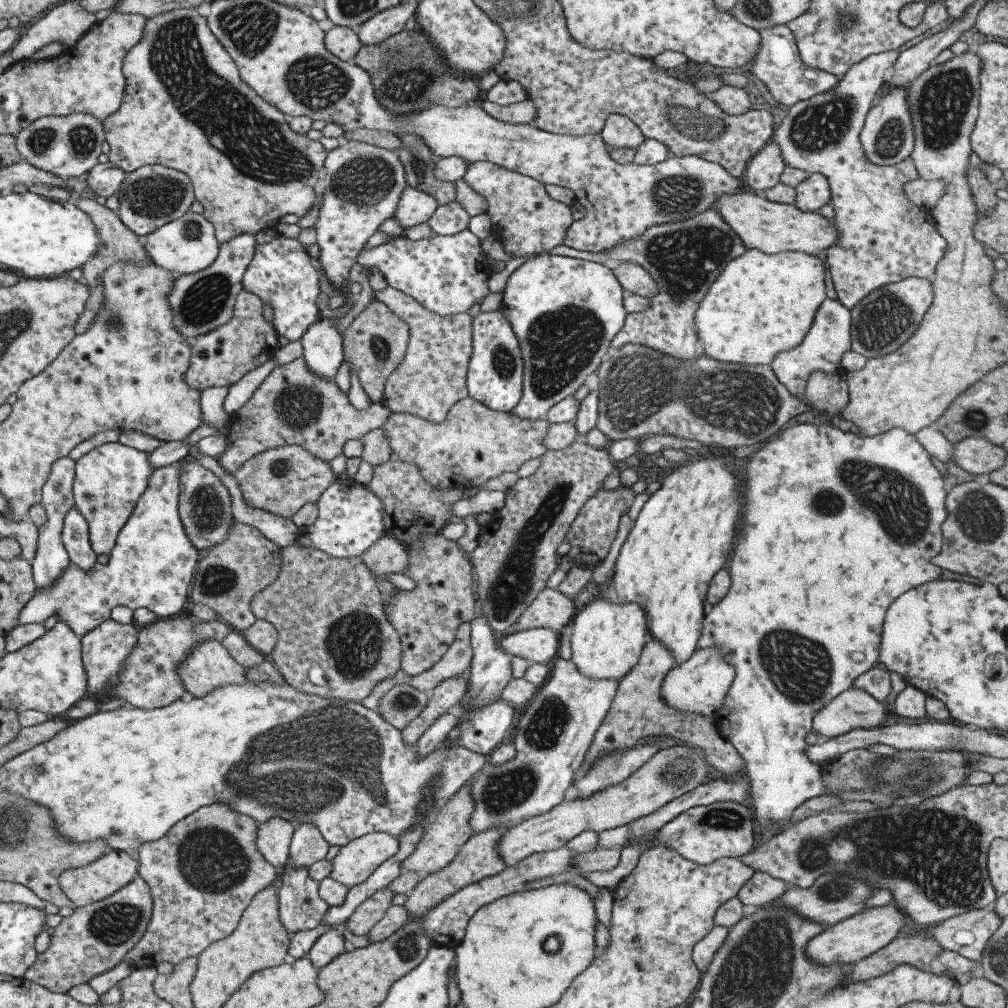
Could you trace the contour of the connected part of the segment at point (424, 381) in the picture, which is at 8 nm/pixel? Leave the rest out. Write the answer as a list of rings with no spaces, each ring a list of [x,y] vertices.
[[[385,286],[385,288],[375,292],[374,298],[387,306],[394,315],[397,315],[408,326],[408,345],[403,360],[387,377],[381,403],[391,413],[409,413],[420,416],[432,423],[443,422],[451,406],[468,396],[466,366],[472,351],[472,318],[466,312],[444,317],[434,315],[411,297],[390,286]]]

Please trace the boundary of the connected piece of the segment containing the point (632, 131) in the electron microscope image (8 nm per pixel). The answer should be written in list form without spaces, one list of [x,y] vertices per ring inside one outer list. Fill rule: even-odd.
[[[615,113],[606,116],[599,133],[608,150],[621,147],[635,149],[645,139],[629,118]]]

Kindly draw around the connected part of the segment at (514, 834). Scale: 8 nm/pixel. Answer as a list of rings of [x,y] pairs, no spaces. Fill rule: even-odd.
[[[682,745],[657,750],[637,770],[617,784],[606,786],[588,797],[561,801],[547,812],[513,824],[499,839],[500,857],[507,867],[513,866],[530,854],[565,848],[567,842],[582,832],[599,834],[647,816],[705,781],[705,762],[701,749],[697,747]]]

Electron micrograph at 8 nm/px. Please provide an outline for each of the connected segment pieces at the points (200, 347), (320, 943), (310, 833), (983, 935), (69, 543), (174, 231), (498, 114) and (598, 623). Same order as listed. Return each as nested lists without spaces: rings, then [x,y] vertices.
[[[241,289],[236,296],[231,318],[211,332],[199,335],[190,345],[189,364],[184,381],[201,392],[213,387],[234,385],[247,371],[263,364],[278,349],[277,333],[262,314],[262,302],[253,293]]]
[[[331,927],[330,930],[317,938],[306,957],[311,961],[314,968],[319,970],[343,952],[343,948],[345,948],[344,939],[340,928]]]
[[[310,822],[294,826],[288,846],[288,860],[292,867],[308,866],[316,860],[321,860],[327,854],[328,844],[319,830]]]
[[[992,907],[985,909],[970,908],[967,912],[954,916],[952,919],[947,920],[947,922],[943,921],[938,925],[931,926],[931,928],[925,928],[925,930],[920,931],[925,931],[928,935],[931,935],[943,949],[956,952],[966,959],[977,962],[983,952],[986,940],[989,940],[989,937],[993,934],[993,931],[999,926],[999,924],[1001,924],[1002,920],[1003,918],[1001,918]]]
[[[72,508],[66,512],[60,535],[69,560],[84,571],[89,570],[96,562],[96,554],[88,539],[87,521],[77,509]]]
[[[187,211],[178,219],[171,219],[142,238],[149,262],[177,274],[188,275],[208,267],[218,255],[217,239],[213,225],[201,214]]]
[[[480,98],[477,104],[489,115],[497,120],[513,123],[516,125],[531,124],[532,120],[536,117],[535,105],[525,98],[518,103],[513,103],[507,106],[501,106],[489,102],[485,98]]]
[[[603,594],[591,598],[570,623],[570,661],[580,674],[593,681],[615,682],[624,677],[637,662],[645,643],[652,639],[647,630],[646,616],[639,605],[616,605],[607,601]]]

